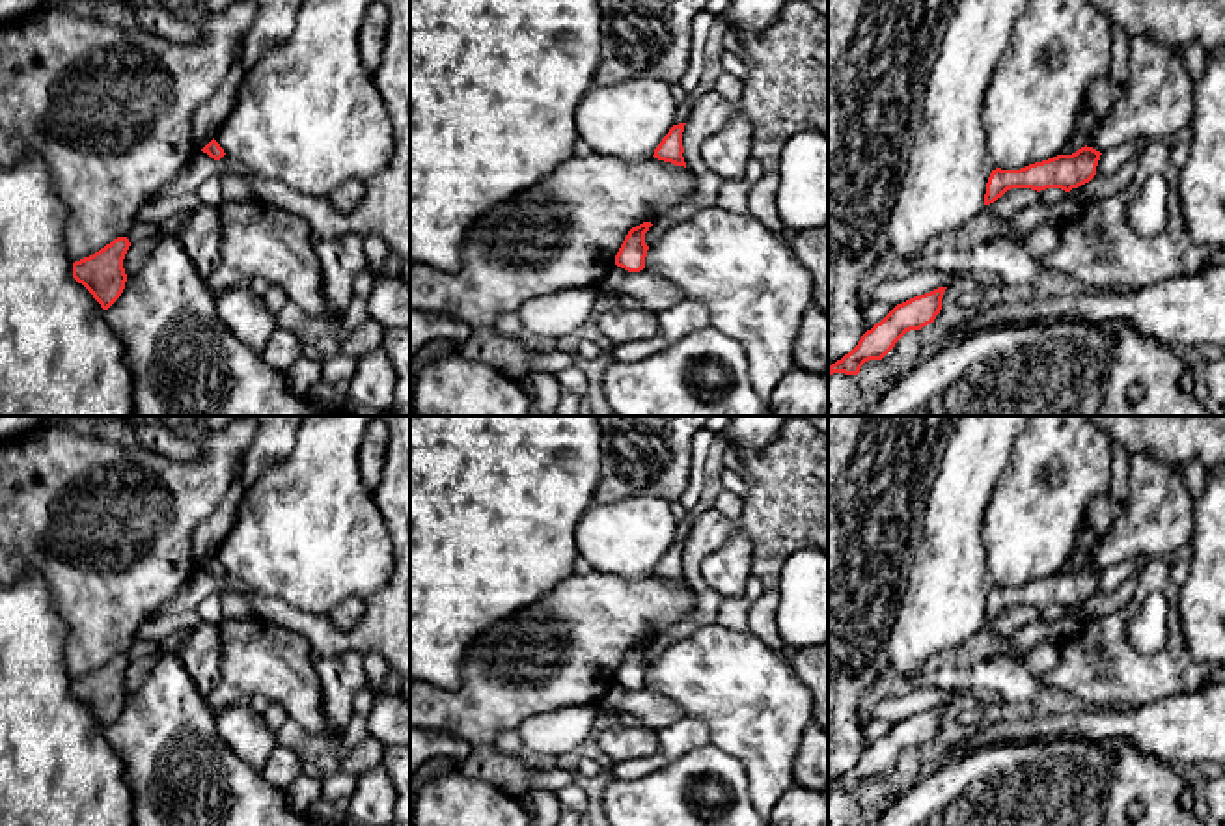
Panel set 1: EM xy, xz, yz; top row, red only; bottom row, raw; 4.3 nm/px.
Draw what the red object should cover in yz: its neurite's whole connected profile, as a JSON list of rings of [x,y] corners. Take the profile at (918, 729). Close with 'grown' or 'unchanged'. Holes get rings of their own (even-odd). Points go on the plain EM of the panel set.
[[[938,705],[897,722],[880,740],[861,753],[848,772],[828,785],[828,794],[833,791],[858,792],[865,779],[882,778],[906,750],[921,748],[934,740],[942,727],[945,707]]]; unchanged

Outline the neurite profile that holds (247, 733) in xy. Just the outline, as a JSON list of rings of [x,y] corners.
[[[248,701],[216,712],[216,729],[229,748],[252,768],[261,770],[280,746],[276,733]]]

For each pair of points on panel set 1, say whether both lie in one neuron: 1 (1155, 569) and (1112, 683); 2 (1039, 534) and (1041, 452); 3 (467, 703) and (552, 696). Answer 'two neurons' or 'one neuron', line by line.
1: one neuron
2: one neuron
3: one neuron

